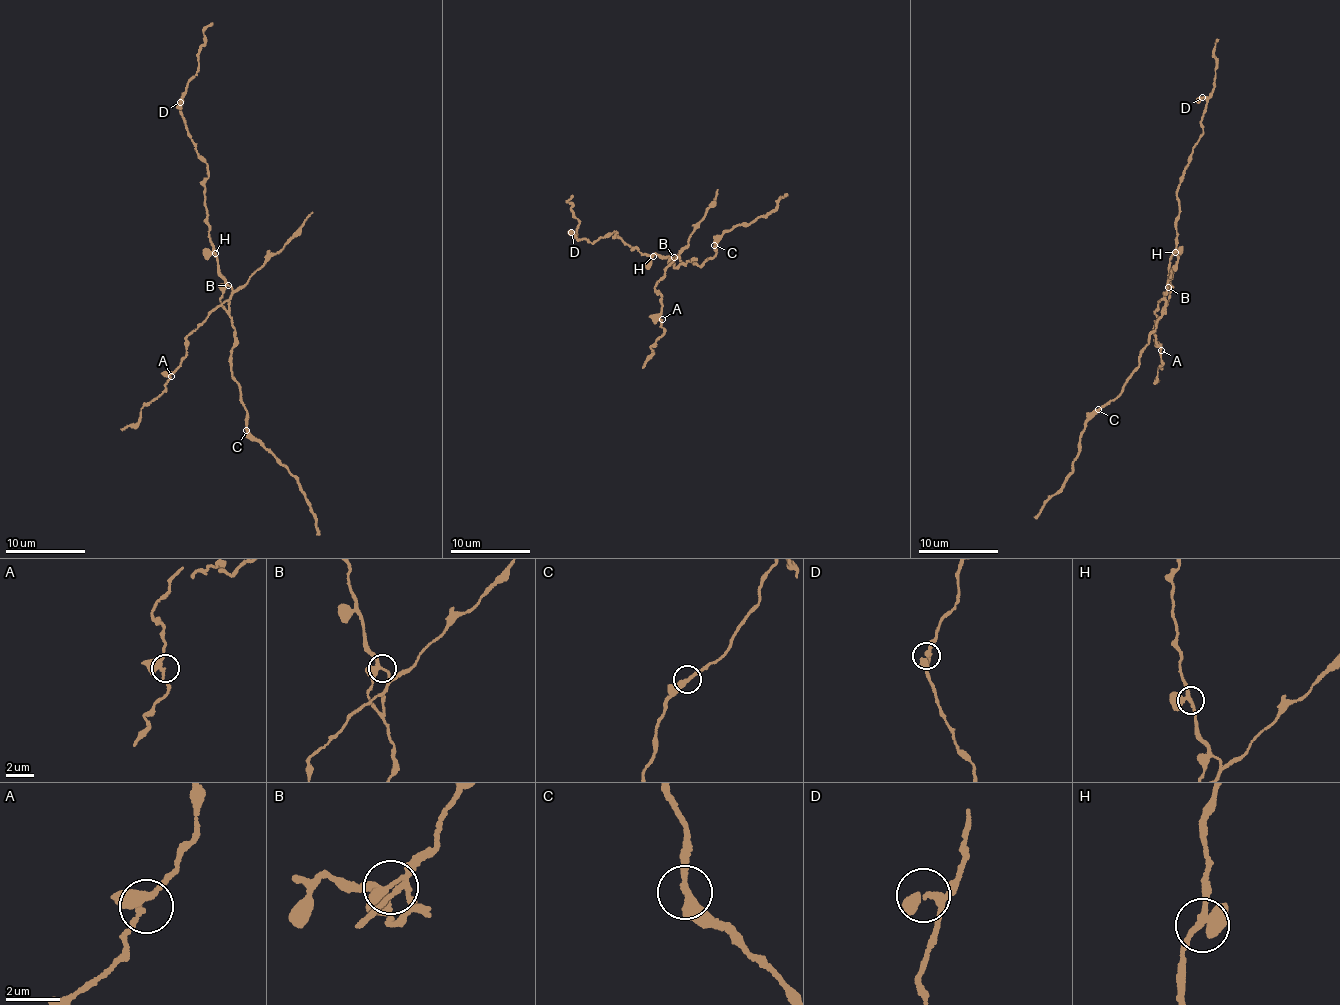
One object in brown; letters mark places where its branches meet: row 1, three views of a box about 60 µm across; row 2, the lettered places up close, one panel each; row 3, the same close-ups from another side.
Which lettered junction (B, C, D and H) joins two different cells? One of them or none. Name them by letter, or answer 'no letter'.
B

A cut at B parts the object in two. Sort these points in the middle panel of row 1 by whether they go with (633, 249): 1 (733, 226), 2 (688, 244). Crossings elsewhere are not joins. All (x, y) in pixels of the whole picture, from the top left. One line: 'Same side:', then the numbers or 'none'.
Same side: 1

